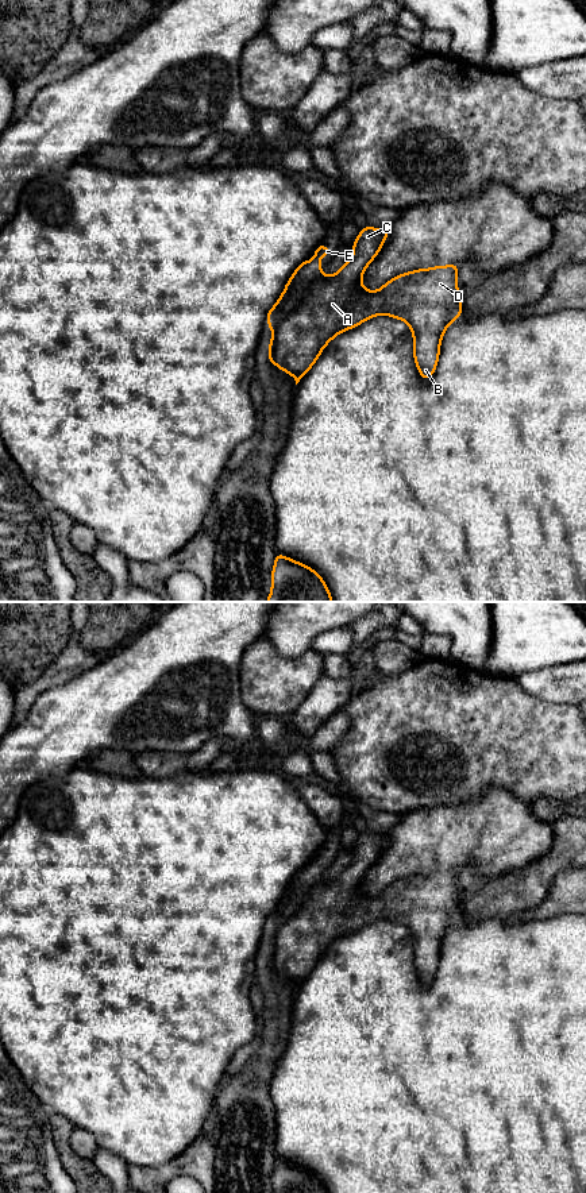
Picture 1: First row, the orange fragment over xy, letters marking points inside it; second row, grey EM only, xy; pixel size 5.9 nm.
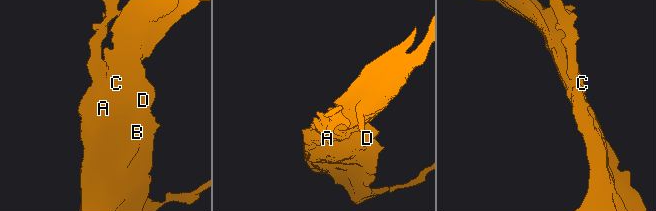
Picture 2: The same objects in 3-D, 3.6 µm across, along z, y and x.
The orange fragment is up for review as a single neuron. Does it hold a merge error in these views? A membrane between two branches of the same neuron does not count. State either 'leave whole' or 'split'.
split

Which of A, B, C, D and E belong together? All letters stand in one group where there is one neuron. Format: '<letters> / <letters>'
A B C D / E

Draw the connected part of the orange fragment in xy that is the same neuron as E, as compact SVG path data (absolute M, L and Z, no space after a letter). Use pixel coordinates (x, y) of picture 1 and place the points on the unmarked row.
M320 848L312 858L315 865L311 868L309 864L307 864L296 873L286 887L285 895L277 908L266 920L269 933L273 934L302 908L309 897L312 887L323 879L320 862L331 858L331 853Z

